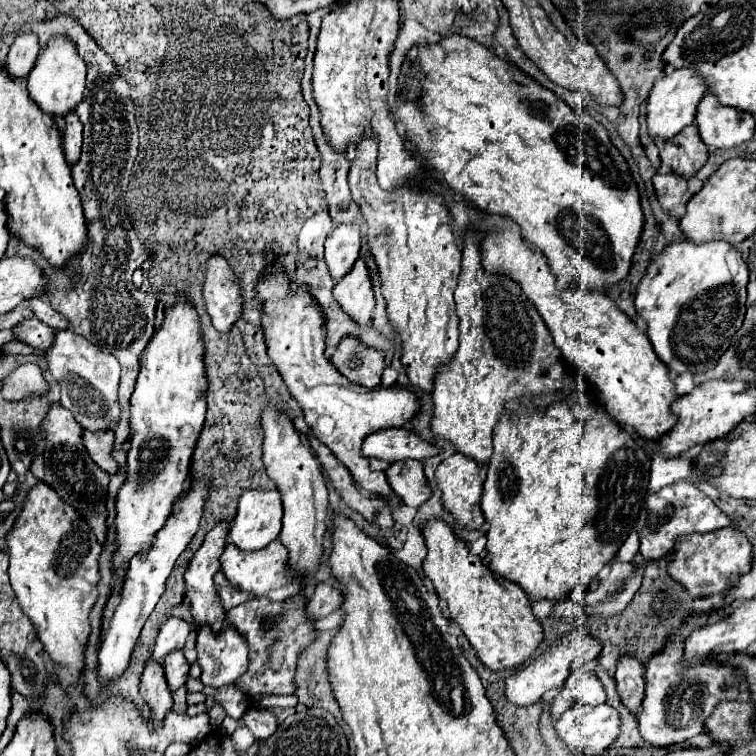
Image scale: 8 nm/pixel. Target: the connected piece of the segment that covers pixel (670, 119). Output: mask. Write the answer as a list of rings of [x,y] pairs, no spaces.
[[[676,69],[672,73],[664,73],[654,83],[654,87],[648,95],[648,101],[646,101],[646,109],[648,109],[646,123],[648,123],[648,135],[652,137],[652,141],[662,145],[662,141],[670,141],[686,125],[692,125],[694,115],[696,115],[696,105],[698,105],[700,97],[704,95],[704,91],[706,91],[704,81],[700,81],[700,77],[696,73],[692,73],[690,69]]]

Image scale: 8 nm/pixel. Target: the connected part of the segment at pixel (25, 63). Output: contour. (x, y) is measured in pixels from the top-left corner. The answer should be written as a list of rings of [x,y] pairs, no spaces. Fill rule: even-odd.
[[[32,33],[18,35],[14,45],[10,47],[10,53],[8,53],[8,59],[6,59],[8,75],[12,79],[28,77],[38,55],[40,55],[40,45],[38,45],[36,35],[32,35]]]

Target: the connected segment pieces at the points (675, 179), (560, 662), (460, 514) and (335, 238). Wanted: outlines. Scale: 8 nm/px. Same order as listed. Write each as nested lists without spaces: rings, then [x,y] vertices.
[[[656,173],[652,177],[652,185],[654,185],[654,191],[656,191],[658,203],[660,203],[660,207],[666,213],[670,213],[672,207],[686,205],[686,201],[690,199],[686,179],[680,177],[680,175],[674,175],[674,173]]]
[[[572,631],[568,635],[564,635],[558,645],[554,645],[552,649],[544,651],[538,659],[532,661],[532,665],[526,665],[518,671],[514,671],[508,679],[506,679],[506,697],[510,703],[518,705],[518,707],[528,707],[532,703],[538,703],[540,697],[554,689],[554,687],[562,687],[566,677],[570,675],[570,663],[576,659],[576,657],[586,657],[588,661],[594,661],[600,653],[600,643],[594,641],[594,637],[590,637],[588,633],[584,631]]]
[[[456,453],[448,459],[444,459],[436,467],[436,483],[438,489],[442,491],[442,505],[446,507],[448,513],[456,519],[458,525],[476,531],[484,525],[484,517],[480,511],[480,497],[482,497],[482,479],[480,479],[480,467],[474,459],[464,457],[462,453]]]
[[[340,225],[326,239],[326,265],[334,281],[350,273],[360,253],[360,229],[356,225]]]

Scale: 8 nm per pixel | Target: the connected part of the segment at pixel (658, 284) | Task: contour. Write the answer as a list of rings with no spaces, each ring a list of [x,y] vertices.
[[[680,241],[652,257],[636,289],[636,311],[646,321],[654,353],[670,373],[680,375],[690,371],[698,375],[716,367],[720,355],[730,345],[732,333],[744,321],[746,283],[748,267],[740,251],[726,241],[704,245]]]

